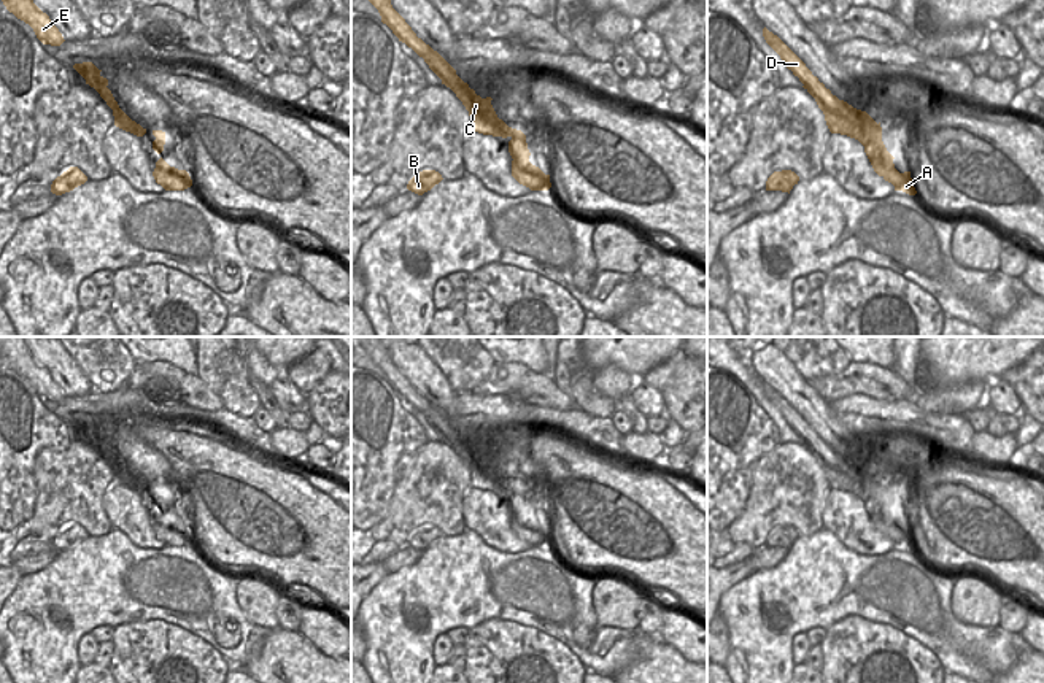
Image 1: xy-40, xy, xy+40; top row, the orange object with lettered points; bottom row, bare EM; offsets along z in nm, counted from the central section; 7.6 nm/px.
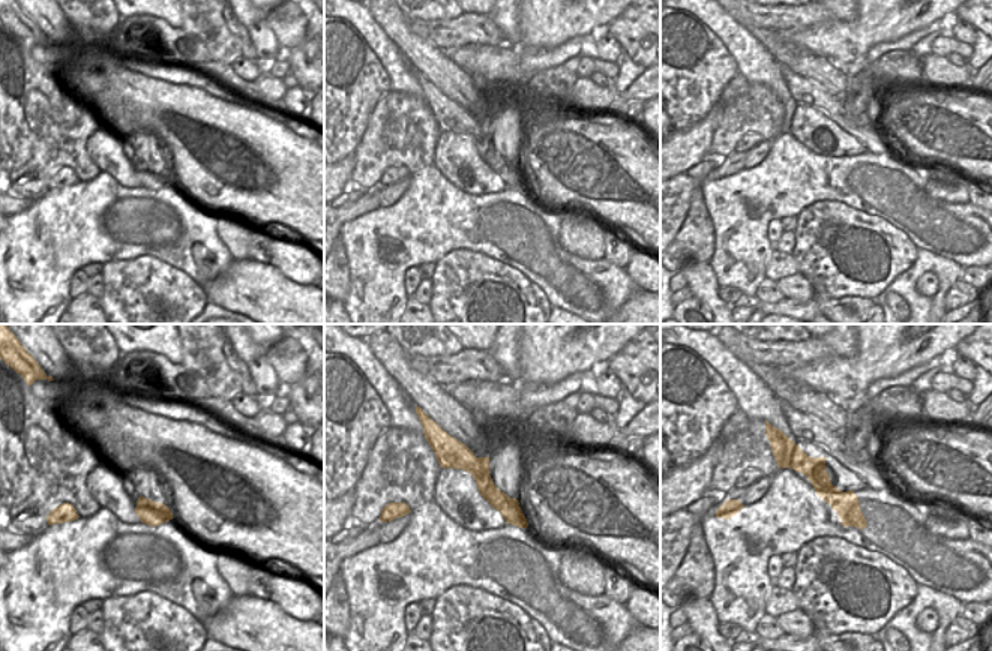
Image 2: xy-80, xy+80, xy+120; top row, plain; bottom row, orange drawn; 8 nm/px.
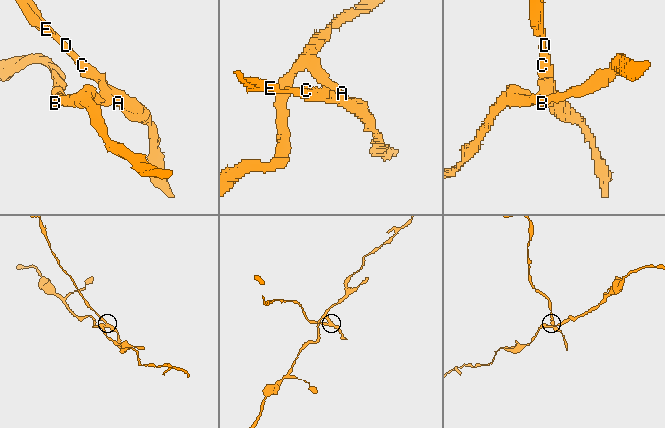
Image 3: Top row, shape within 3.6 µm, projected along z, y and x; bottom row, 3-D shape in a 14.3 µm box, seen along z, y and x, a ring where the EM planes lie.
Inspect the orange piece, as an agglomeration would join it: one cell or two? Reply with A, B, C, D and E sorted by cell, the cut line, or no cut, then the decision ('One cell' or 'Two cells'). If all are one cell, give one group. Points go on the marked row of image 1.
Groups: A C D E / B. Split along xy (514, 159), (544, 189). Two cells

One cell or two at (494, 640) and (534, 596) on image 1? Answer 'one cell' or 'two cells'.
two cells

